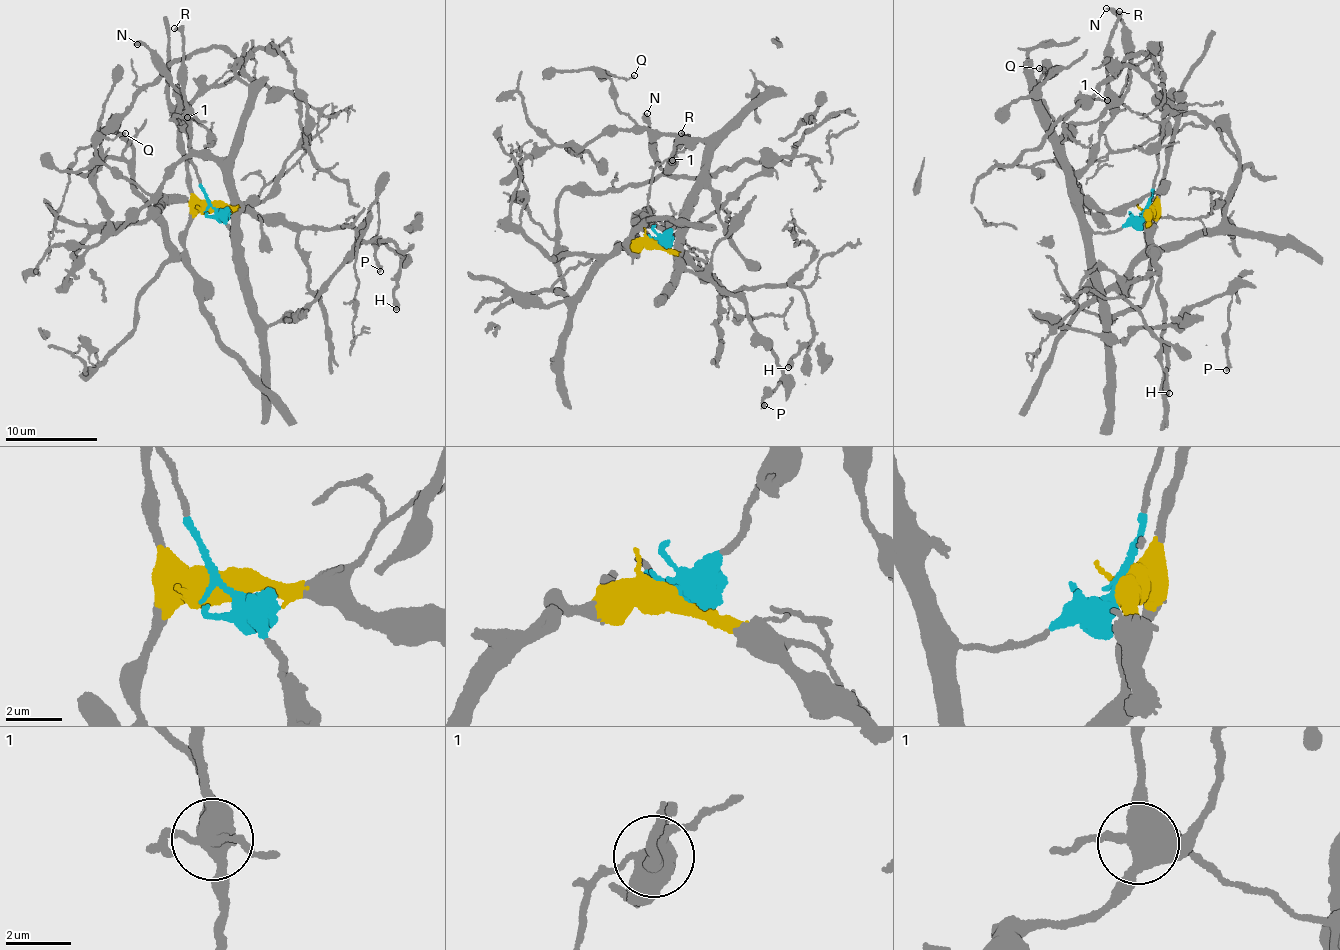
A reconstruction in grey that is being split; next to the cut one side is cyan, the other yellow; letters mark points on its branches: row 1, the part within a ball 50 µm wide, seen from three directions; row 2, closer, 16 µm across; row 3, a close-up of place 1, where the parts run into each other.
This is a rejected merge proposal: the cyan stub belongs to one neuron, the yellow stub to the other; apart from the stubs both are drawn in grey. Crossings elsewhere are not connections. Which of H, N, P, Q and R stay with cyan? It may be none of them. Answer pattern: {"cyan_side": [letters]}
{"cyan_side": ["N", "P", "Q", "R"]}

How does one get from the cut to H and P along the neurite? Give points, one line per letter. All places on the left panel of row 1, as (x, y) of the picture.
H: (212, 207), (302, 226), (354, 229), (363, 240), (383, 242), (400, 258), (393, 291), (396, 310)
P: (212, 207), (236, 244), (236, 274), (253, 315), (266, 324), (287, 322), (342, 266), (375, 196), (381, 271)

